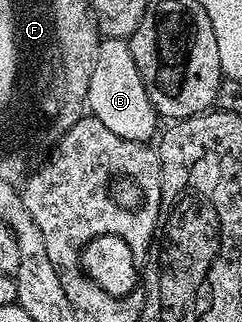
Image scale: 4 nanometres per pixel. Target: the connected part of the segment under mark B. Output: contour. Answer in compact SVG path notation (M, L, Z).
M106 38L99 43L92 56L90 68L90 85L86 91L85 103L90 104L89 111L112 134L120 134L120 138L149 141L154 131L159 131L160 117L148 98L148 90L140 78L140 70L132 58L132 50L126 40Z

